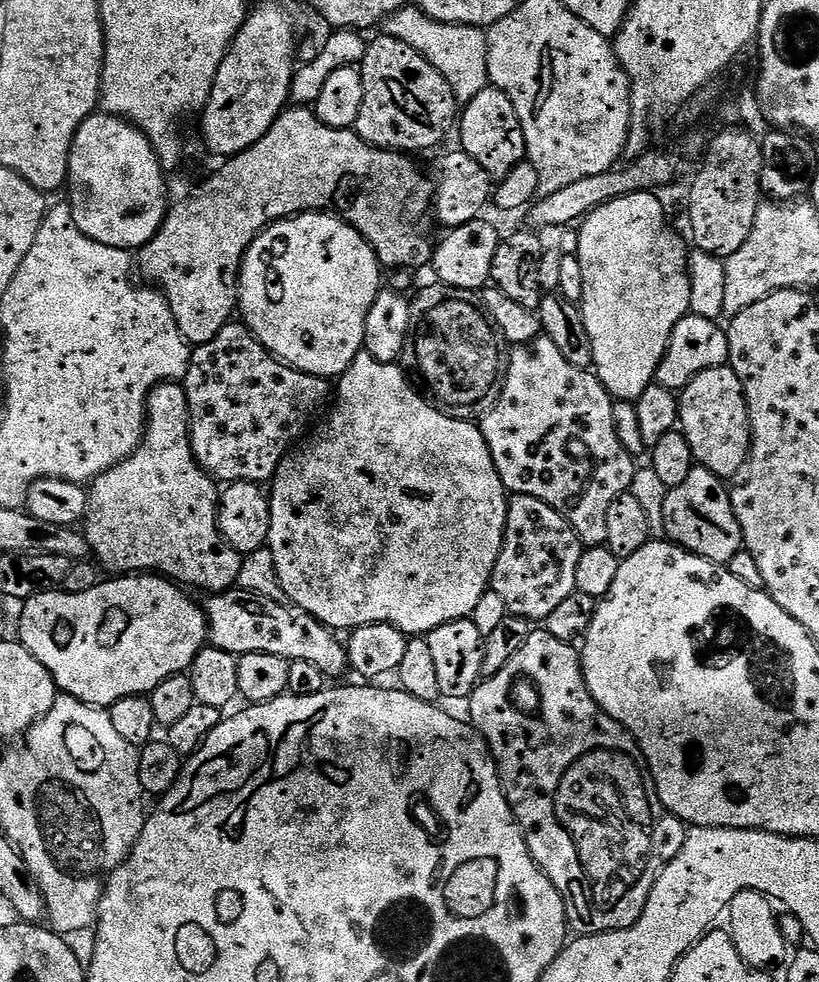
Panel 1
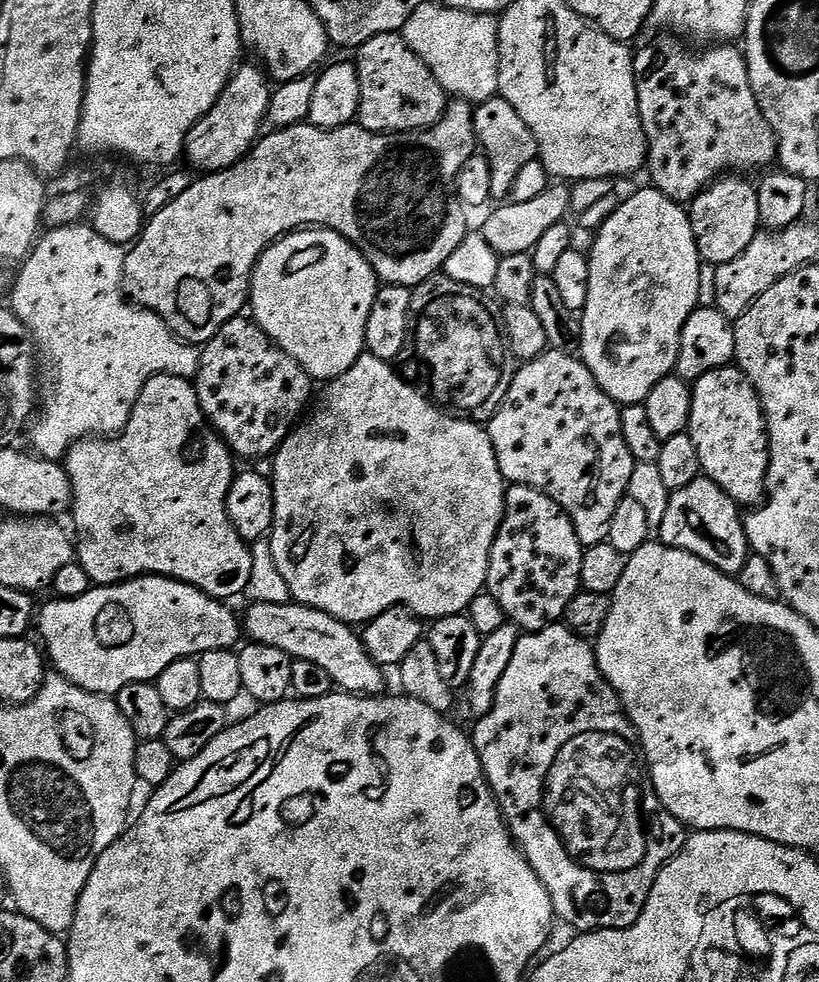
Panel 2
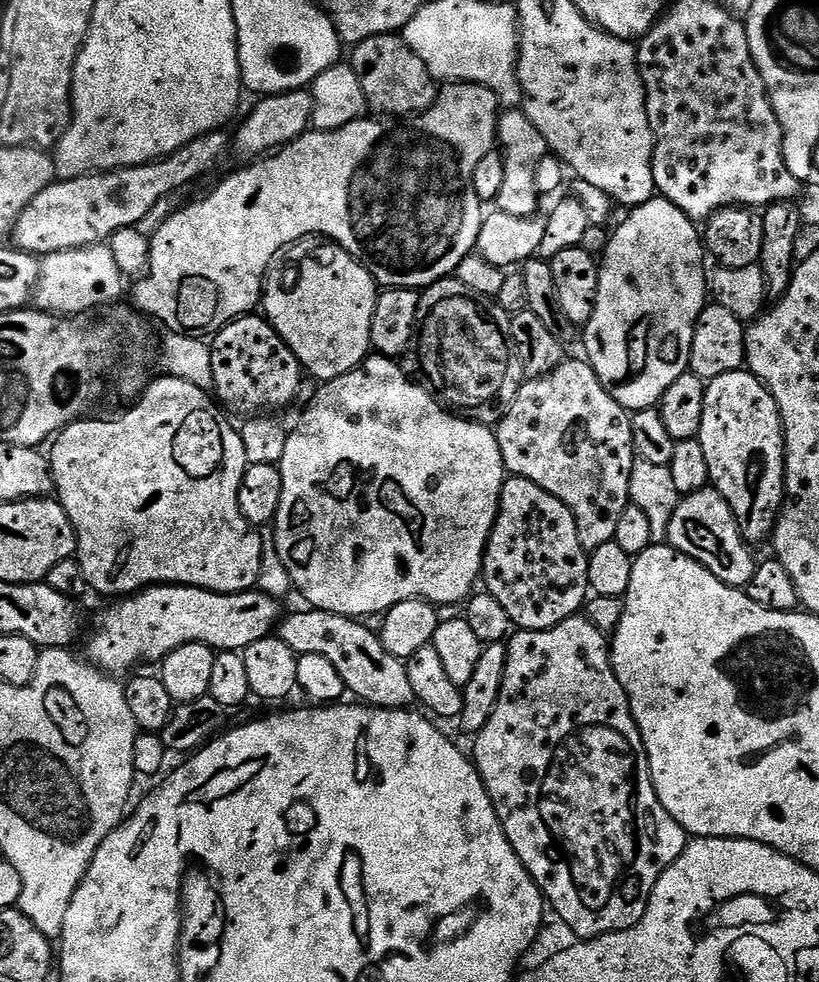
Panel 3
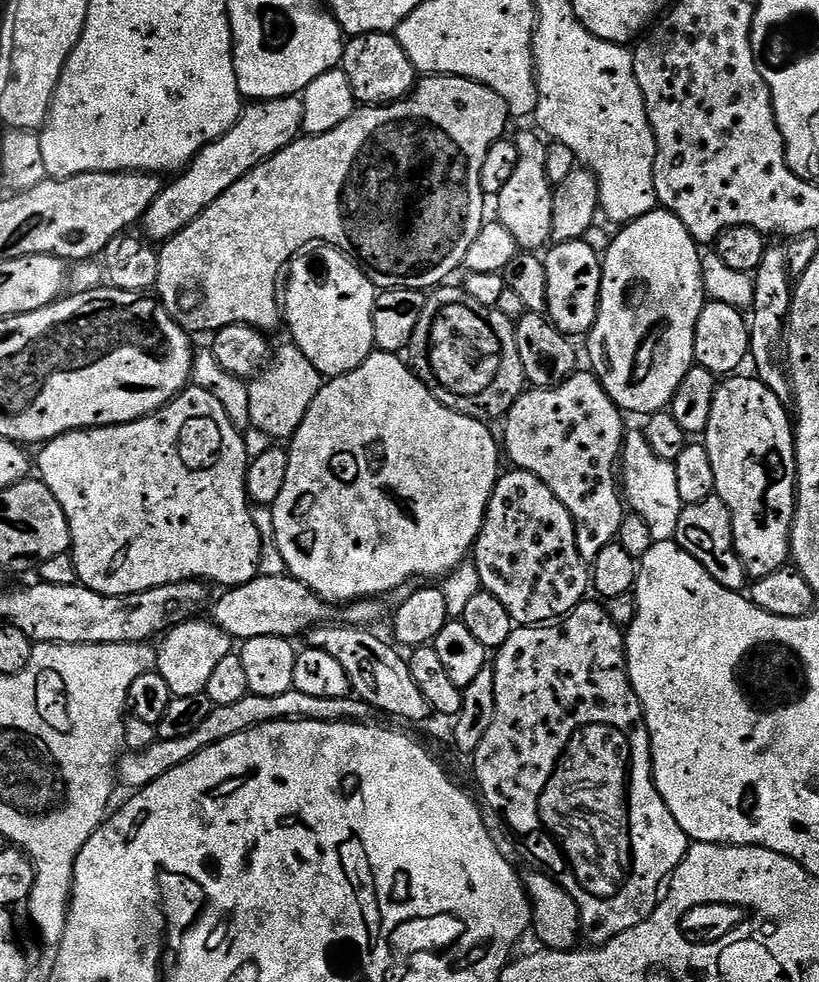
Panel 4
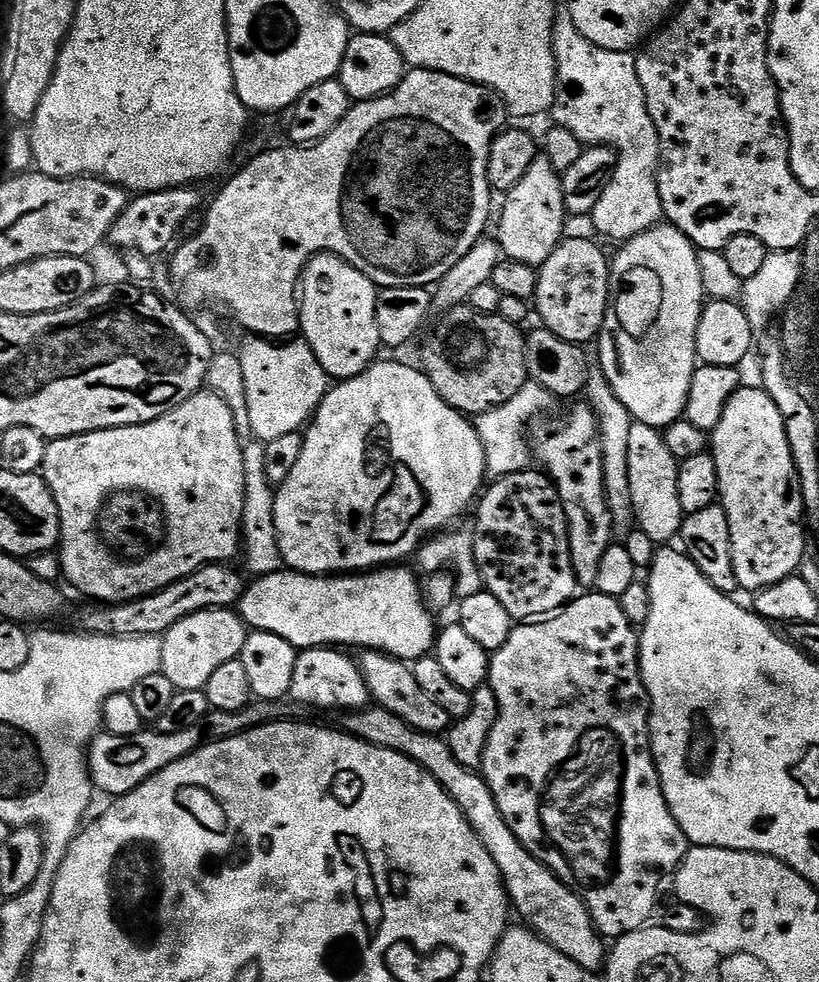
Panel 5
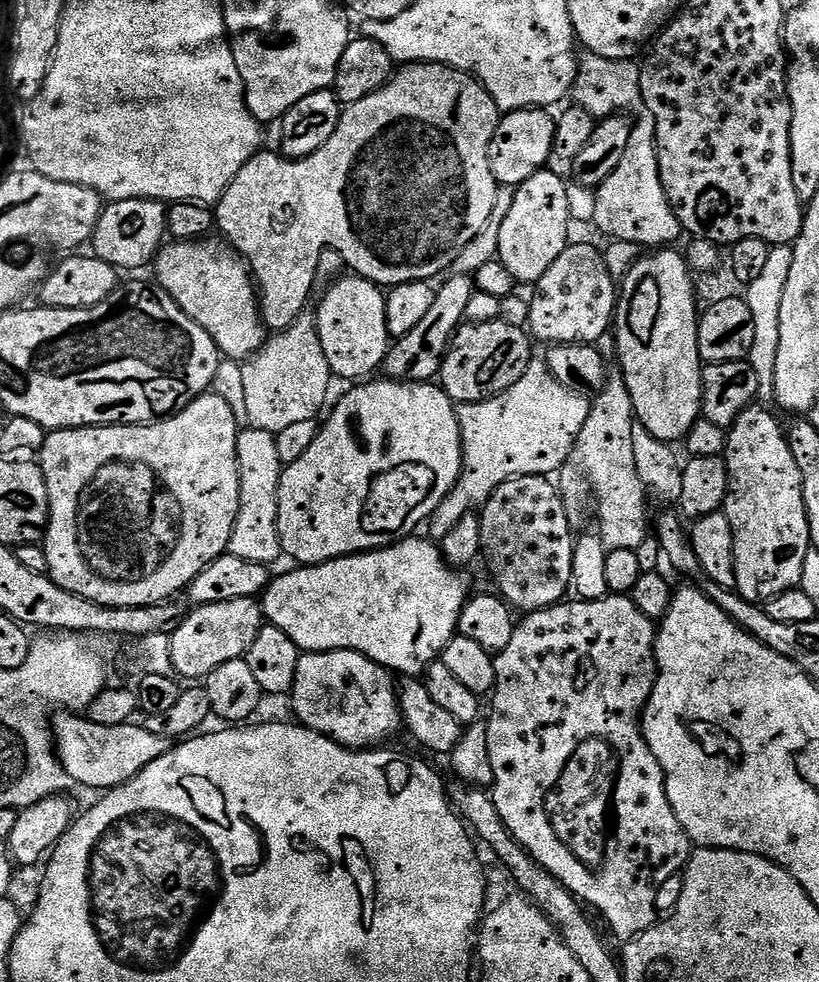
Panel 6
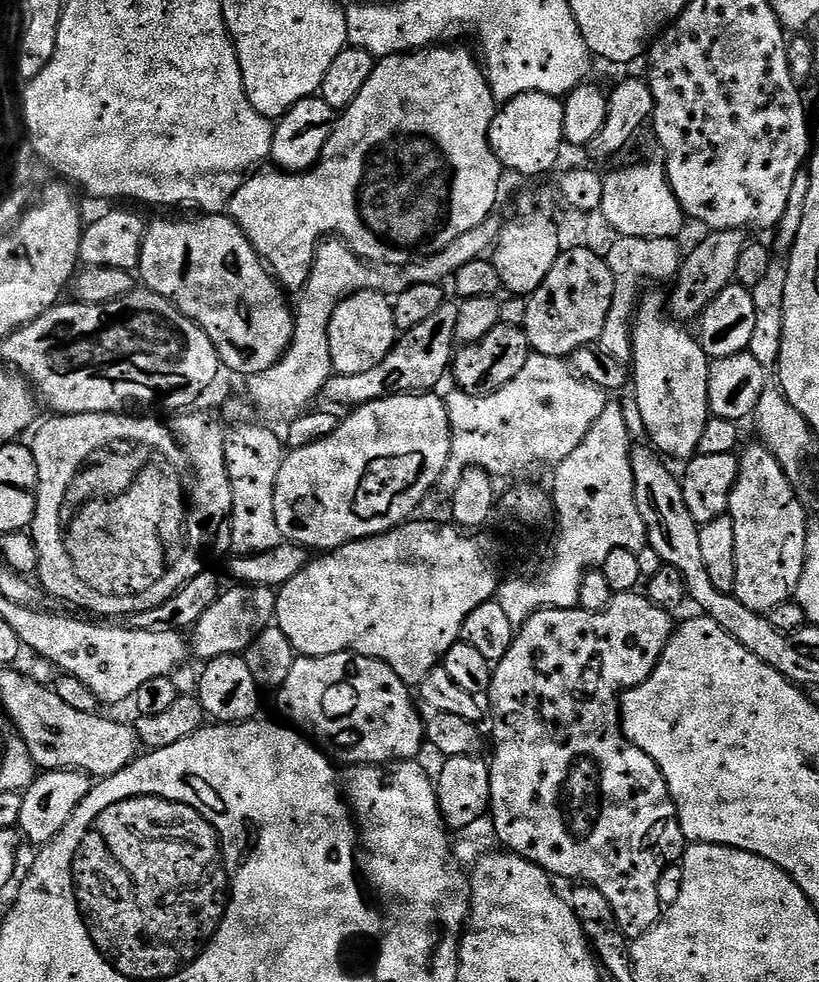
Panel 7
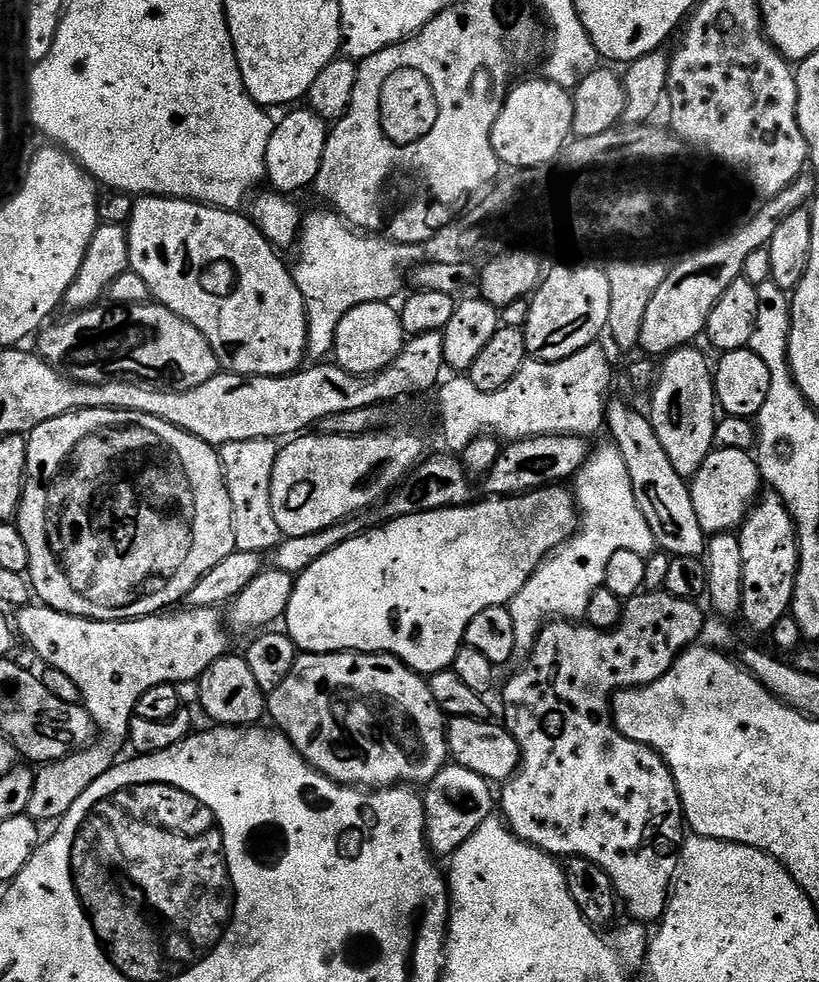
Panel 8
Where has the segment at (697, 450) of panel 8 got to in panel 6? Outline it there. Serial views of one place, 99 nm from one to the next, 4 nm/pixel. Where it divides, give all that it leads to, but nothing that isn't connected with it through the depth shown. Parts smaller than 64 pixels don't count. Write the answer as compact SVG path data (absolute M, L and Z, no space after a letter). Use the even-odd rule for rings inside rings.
M652 250L647 254L641 255L632 269L619 281L618 295L616 298L616 314L614 317L614 335L616 339L616 360L621 366L623 378L626 386L630 390L632 399L632 411L635 419L646 428L658 440L665 442L680 442L688 435L690 426L694 426L696 420L701 419L702 405L700 402L700 381L702 379L702 361L698 350L698 330L700 321L698 319L698 308L696 312L696 288L692 285L694 273L688 266L688 261L683 255L680 256L676 250Z

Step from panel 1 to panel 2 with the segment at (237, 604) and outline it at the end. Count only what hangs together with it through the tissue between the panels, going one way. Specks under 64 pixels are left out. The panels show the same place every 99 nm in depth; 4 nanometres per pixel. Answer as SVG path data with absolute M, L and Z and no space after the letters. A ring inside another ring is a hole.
M253 604L247 605L248 613L243 613L242 628L247 639L254 644L265 644L282 650L293 660L314 662L330 674L337 689L353 694L379 696L385 691L385 669L370 658L364 648L363 639L355 627L334 618L317 608L305 604Z

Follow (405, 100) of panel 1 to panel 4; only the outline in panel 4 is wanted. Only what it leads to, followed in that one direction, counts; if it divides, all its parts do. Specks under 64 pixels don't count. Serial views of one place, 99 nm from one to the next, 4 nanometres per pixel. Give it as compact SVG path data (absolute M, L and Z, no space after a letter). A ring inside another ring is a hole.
M371 32L361 36L353 36L344 45L342 67L350 78L350 86L354 90L357 101L364 106L390 104L393 100L403 100L418 83L416 67L406 58L406 50L396 41L395 35L387 32Z

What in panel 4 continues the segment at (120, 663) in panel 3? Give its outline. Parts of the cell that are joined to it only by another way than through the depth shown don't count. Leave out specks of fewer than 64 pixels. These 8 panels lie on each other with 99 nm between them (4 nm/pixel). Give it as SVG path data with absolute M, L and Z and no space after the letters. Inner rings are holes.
M290 575L256 576L237 588L229 588L220 601L210 608L211 619L223 628L233 641L243 642L259 636L303 637L321 622L327 621L329 605L305 584Z

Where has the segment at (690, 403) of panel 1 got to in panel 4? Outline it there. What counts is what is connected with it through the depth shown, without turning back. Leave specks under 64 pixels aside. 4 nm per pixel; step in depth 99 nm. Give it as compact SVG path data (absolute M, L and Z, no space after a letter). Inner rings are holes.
M732 374L717 383L714 406L710 406L710 422L706 431L702 433L702 443L704 449L710 454L710 463L714 466L715 495L719 496L721 502L730 510L732 537L734 538L738 558L749 577L752 580L757 580L758 578L766 578L766 574L774 574L774 570L785 567L792 555L792 523L794 522L794 510L796 509L796 438L794 435L794 420L786 405L755 375L740 375L744 374Z

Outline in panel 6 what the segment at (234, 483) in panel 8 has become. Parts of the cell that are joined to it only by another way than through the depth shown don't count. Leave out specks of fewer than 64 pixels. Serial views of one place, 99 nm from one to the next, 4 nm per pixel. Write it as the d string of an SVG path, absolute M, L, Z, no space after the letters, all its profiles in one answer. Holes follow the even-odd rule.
M251 426L241 427L236 434L236 457L240 497L238 518L230 534L227 555L246 558L246 562L275 565L275 560L282 556L278 534L278 490L282 465L275 435Z

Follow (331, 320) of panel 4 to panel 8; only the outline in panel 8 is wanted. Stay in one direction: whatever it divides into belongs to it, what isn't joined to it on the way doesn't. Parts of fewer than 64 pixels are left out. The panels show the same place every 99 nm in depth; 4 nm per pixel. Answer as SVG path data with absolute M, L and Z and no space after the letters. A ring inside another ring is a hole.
M383 300L354 306L354 310L350 310L342 322L338 322L334 345L335 363L356 376L370 376L390 366L390 362L394 362L394 358L398 358L403 350L406 339L400 313L392 307L391 303Z

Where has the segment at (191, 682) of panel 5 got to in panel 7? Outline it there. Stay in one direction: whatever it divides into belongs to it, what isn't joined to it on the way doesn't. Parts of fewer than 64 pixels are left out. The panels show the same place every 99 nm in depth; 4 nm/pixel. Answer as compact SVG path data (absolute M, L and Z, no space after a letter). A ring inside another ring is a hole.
M232 586L232 589L221 591L220 597L198 618L196 627L190 632L190 648L195 659L200 662L207 662L219 656L234 656L243 654L254 642L254 638L259 632L264 631L273 623L276 614L276 592L270 588L253 588L251 586Z

